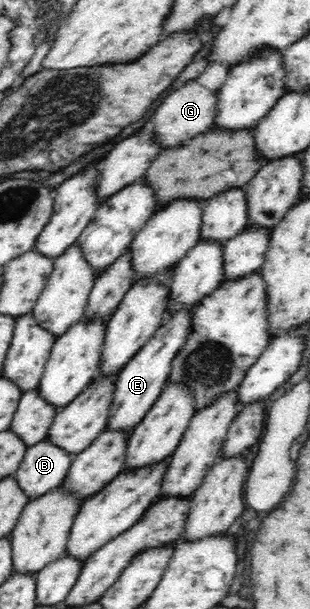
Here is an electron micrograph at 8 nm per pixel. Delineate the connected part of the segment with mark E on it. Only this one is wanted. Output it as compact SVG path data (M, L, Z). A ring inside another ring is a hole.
M193 309L181 310L174 316L166 318L164 324L154 333L154 337L136 353L135 357L132 357L132 360L128 361L122 371L119 371L108 415L107 429L131 431L150 412L152 405L160 397L160 393L167 383L172 360L177 357L180 349L188 341L188 335L191 334L191 326L193 325L192 315L194 315Z

